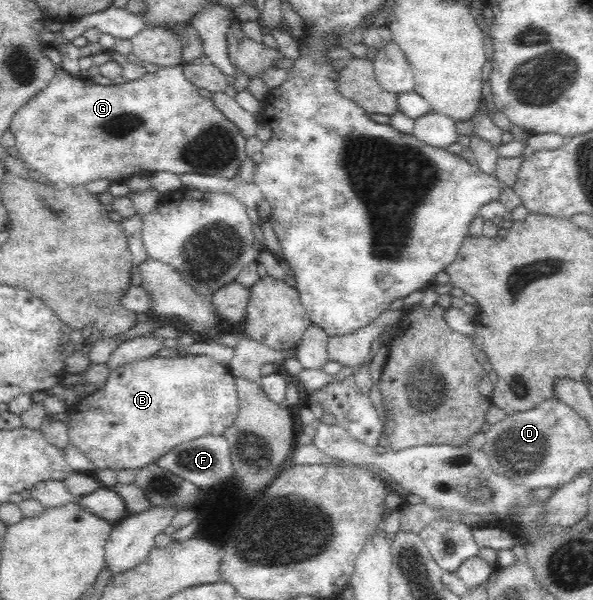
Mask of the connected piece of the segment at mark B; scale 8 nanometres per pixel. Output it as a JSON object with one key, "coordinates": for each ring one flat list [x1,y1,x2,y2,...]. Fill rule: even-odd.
{"coordinates":[[184,355,175,358,141,358,117,366,108,379,90,395,71,406,65,422,71,442,93,464,94,470,136,470,152,464,183,442,204,435,222,435,236,420,239,404,235,377,229,366,216,363,210,356]]}

